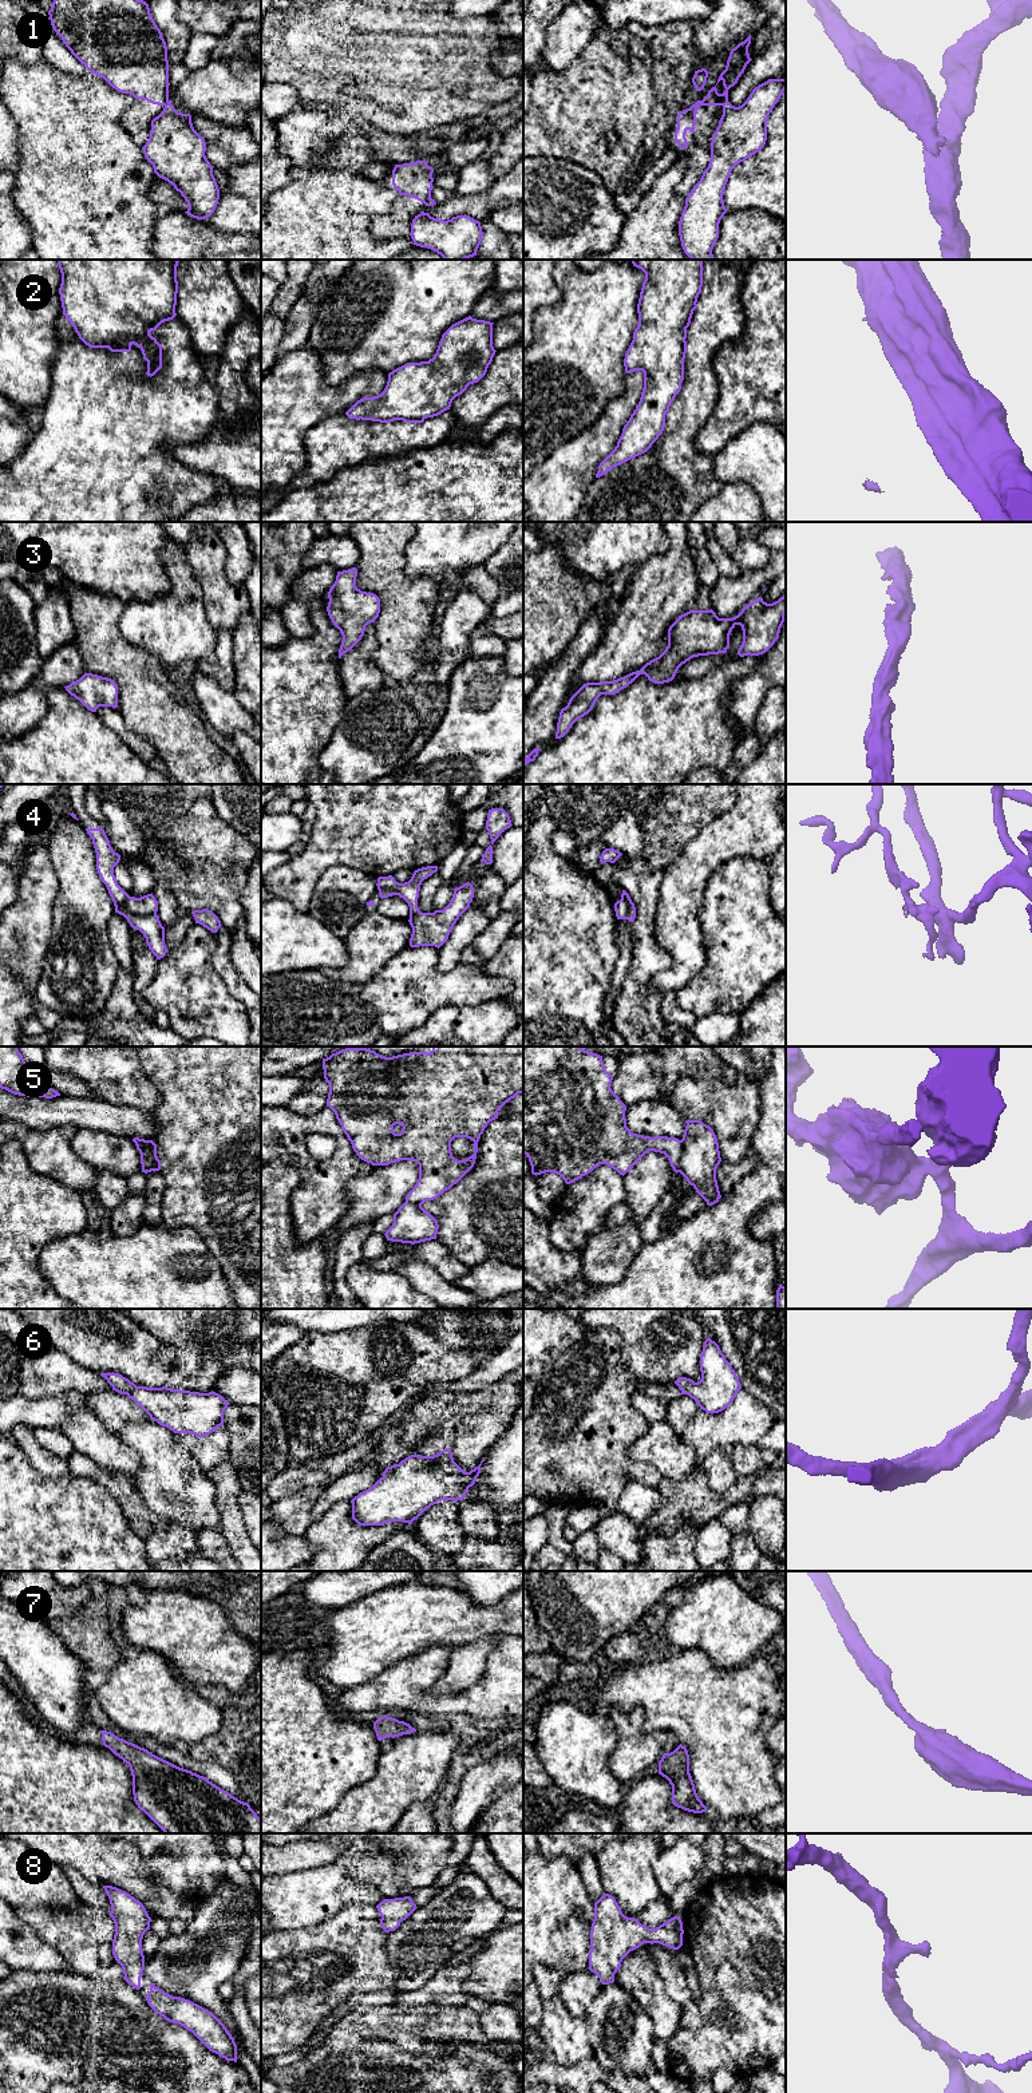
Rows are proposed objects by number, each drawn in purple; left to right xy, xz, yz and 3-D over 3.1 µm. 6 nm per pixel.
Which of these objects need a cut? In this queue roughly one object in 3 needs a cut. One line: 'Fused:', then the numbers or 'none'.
Fused: 1, 2, 4, 5

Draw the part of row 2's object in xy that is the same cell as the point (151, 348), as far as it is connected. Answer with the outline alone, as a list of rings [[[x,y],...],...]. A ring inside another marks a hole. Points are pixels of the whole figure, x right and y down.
[[[149,336],[149,339],[139,344],[142,348],[142,355],[145,359],[147,357],[155,357],[157,359],[157,369],[162,368],[162,344],[157,341],[157,339],[153,339]]]

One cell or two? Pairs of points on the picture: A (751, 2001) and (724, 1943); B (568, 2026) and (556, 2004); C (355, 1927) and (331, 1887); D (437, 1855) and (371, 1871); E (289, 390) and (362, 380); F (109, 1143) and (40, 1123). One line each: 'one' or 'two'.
A: two
B: one
C: two
D: one
E: one
F: two

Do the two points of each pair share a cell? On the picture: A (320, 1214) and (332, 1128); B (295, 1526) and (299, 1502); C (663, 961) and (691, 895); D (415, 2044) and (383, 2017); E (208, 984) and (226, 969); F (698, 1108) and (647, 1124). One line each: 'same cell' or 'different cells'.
A: same cell
B: same cell
C: different cells
D: different cells
E: different cells
F: different cells

